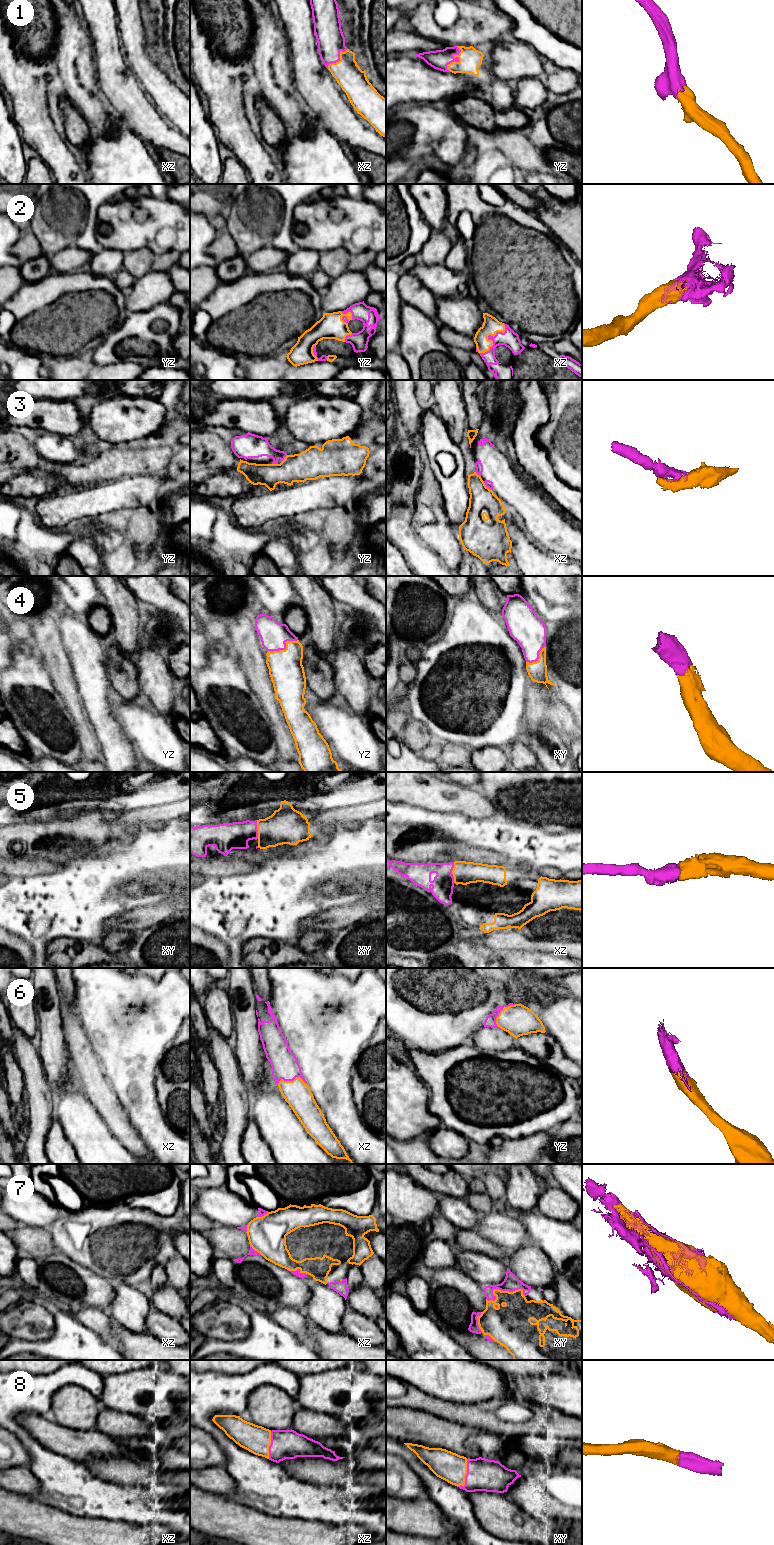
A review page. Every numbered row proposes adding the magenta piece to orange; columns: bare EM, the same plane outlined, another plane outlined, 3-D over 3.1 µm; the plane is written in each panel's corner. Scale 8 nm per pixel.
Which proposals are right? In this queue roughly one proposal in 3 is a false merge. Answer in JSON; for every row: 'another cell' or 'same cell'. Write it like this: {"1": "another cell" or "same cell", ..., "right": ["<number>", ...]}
{"1": "same cell", "2": "same cell", "3": "another cell", "4": "same cell", "5": "same cell", "6": "same cell", "7": "same cell", "8": "same cell", "right": ["1", "2", "4", "5", "6", "7", "8"]}

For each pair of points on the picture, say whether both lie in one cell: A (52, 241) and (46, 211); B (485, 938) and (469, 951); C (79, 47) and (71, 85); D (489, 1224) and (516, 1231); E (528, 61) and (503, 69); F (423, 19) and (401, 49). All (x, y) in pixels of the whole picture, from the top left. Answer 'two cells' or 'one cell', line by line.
A: one cell
B: two cells
C: one cell
D: one cell
E: one cell
F: two cells

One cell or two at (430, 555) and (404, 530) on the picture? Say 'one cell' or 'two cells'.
one cell

